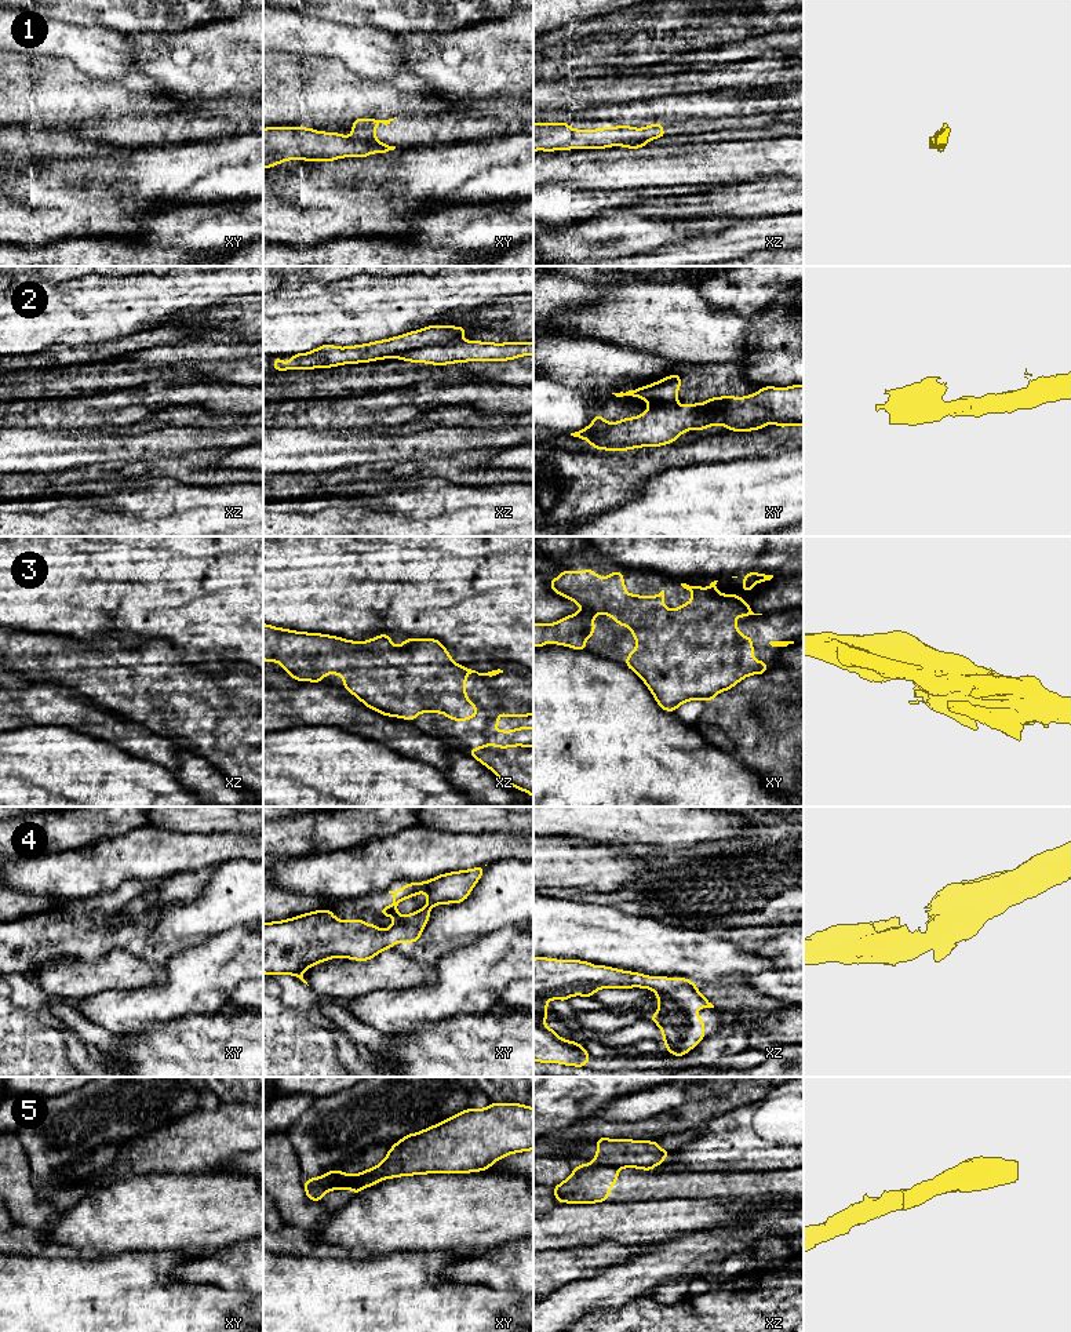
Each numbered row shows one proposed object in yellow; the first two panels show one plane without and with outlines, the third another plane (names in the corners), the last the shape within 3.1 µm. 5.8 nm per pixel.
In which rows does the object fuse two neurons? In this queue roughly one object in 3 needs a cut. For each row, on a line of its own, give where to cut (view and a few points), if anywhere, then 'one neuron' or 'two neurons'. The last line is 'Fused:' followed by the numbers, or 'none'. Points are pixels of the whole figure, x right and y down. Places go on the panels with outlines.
1: cut xy (350, 137), (376, 141); two neurons
2: cut xz (462, 341), (405, 349), (392, 356); two neurons
3: cut none; one neuron
4: cut none; one neuron
5: cut xz (593, 1163), (619, 1168); two neurons
Fused: 1, 2, 5

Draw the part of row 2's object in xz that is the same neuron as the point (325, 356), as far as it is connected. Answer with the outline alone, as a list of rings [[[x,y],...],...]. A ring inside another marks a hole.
[[[429,325],[418,331],[365,345],[338,347],[323,345],[309,353],[298,353],[288,363],[276,356],[274,371],[329,368],[342,364],[368,363],[393,357],[405,350],[430,345],[456,345],[462,342],[466,327]]]

